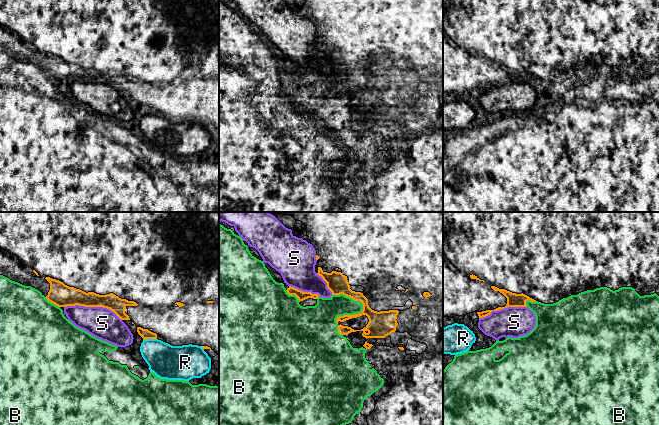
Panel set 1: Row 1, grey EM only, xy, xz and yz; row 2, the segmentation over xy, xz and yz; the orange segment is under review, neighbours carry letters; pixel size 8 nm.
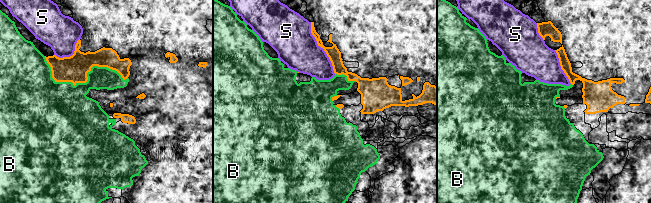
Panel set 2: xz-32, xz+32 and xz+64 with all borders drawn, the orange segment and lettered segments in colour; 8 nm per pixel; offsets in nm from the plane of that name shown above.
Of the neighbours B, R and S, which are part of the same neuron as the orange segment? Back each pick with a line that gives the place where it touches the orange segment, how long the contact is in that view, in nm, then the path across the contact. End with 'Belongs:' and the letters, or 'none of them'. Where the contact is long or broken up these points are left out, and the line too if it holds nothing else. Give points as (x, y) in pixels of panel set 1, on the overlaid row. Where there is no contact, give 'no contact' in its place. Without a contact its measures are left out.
Belongs: none of them

